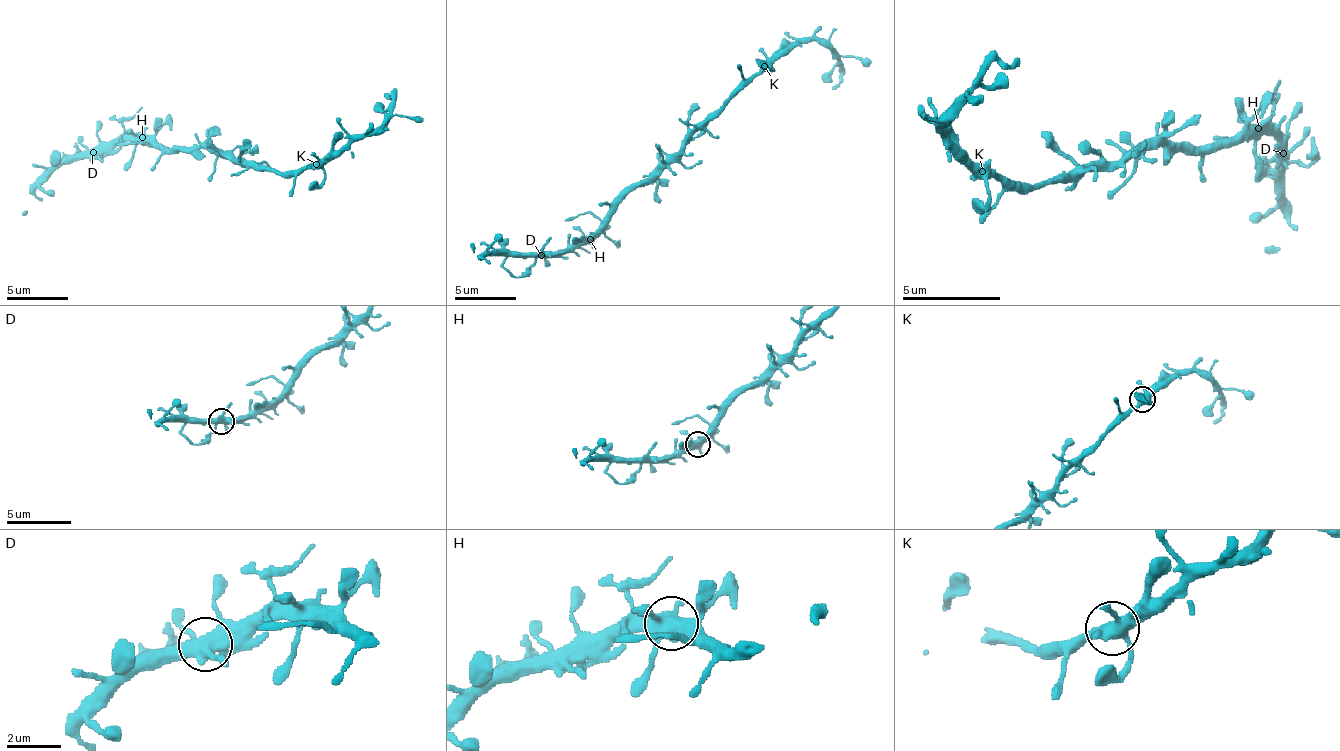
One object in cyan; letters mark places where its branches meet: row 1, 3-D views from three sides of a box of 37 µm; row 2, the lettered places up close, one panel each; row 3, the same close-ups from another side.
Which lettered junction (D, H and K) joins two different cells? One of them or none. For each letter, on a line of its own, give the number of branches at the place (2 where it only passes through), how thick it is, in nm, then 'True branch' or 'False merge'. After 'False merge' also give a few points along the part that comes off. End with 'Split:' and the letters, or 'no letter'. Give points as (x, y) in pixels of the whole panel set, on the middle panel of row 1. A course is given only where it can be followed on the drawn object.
D: Branches: 4. Thickness 440 nm. True branch
H: Branches: 4. Thickness 440 nm. True branch
K: Branches: 4. Thickness 480 nm. True branch
Split: no letter

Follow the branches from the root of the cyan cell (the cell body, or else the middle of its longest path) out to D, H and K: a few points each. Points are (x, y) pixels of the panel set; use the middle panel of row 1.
D: (673, 156), (645, 178), (593, 233), (581, 236), (559, 252), (544, 252), (541, 255)
H: (673, 156), (624, 199), (614, 215), (590, 239)
K: (673, 156), (731, 95), (744, 88), (765, 67)

